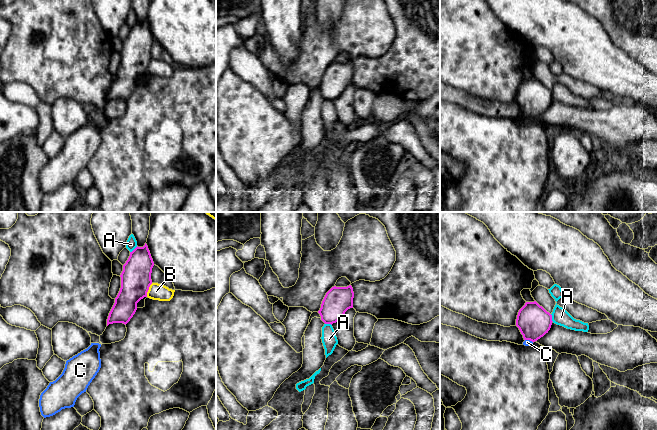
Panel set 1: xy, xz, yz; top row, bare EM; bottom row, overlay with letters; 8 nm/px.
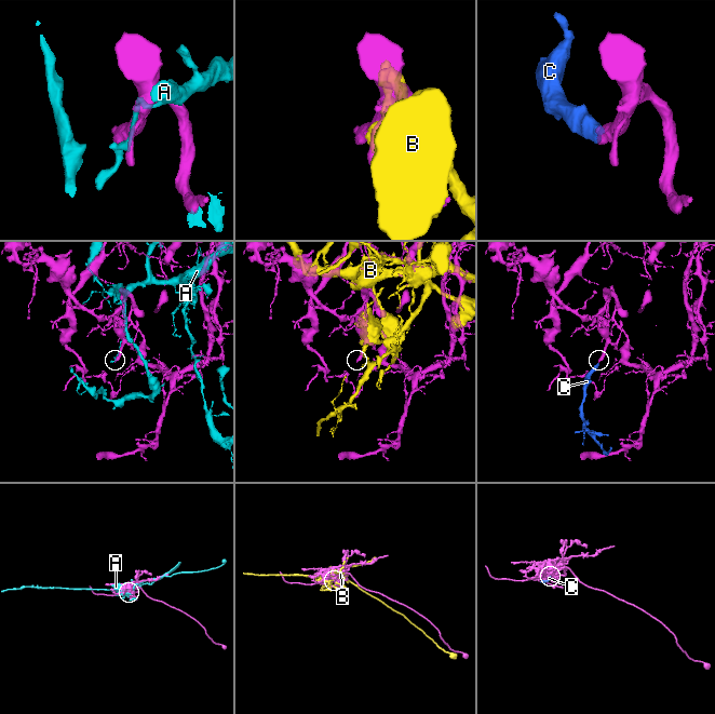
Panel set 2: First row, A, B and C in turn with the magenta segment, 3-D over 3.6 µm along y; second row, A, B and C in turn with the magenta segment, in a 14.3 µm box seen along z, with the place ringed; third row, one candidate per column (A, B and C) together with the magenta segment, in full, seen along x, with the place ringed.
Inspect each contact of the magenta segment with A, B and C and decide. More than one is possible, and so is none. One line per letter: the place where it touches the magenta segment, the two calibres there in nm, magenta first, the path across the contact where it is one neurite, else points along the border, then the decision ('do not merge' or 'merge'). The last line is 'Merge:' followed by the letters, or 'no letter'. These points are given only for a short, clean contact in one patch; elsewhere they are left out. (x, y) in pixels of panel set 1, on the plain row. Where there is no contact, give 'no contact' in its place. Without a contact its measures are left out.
A: meets magenta in yz at (551, 94); 260 nm thick on the magenta side, 130 nm on the other; do not merge
B: meets magenta in xy at (148, 65); 240 nm thick on the magenta side, 130 nm on the other; do not merge
C: meets magenta in yz at (529, 115); 260 nm thick on the magenta side, 50 nm on the other; runs through yz (533, 97), (529, 115), (527, 118); merge
Merge: C

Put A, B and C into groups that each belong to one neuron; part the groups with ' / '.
A / B / C

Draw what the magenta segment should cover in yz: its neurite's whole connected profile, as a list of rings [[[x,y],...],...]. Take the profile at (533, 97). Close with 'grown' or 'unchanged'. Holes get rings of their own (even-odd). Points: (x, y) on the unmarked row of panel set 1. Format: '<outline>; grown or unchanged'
[[[536,77],[526,78],[516,95],[516,102],[525,116],[523,121],[532,122],[535,117],[548,109],[552,98],[552,91]]]; grown

